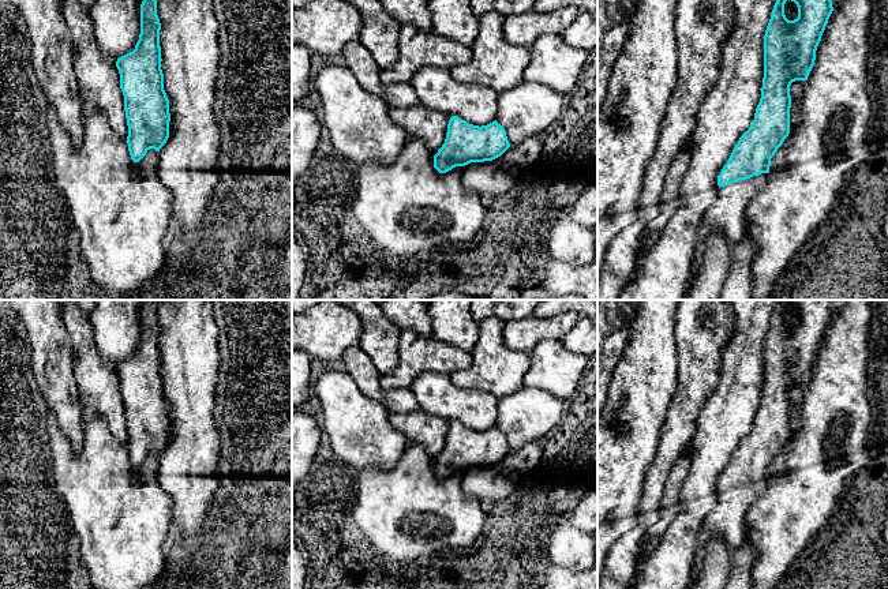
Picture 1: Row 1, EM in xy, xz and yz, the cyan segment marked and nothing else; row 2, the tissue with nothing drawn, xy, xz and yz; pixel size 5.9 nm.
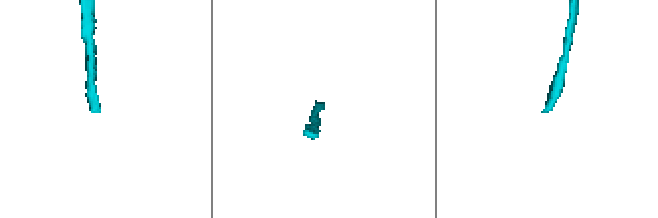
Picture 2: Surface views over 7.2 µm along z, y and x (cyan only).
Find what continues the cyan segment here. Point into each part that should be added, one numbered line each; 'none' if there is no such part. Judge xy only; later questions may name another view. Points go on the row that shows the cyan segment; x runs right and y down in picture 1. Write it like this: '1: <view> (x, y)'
none

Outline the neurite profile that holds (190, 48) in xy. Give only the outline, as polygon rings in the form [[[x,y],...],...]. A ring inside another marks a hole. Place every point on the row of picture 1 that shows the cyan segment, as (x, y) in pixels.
[[[157,0],[161,70],[169,100],[169,138],[158,151],[158,177],[171,191],[171,217],[180,230],[203,232],[211,194],[221,181],[221,130],[214,115],[220,64],[218,23],[213,0]]]

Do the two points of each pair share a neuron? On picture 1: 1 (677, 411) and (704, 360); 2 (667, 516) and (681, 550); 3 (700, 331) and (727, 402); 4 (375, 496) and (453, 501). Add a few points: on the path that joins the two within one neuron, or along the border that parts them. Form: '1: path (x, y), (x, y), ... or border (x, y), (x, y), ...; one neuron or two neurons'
1: path (689, 398), (699, 372); one neuron
2: border (678, 491), (677, 514), (652, 550); two neurons
3: border (724, 348), (719, 383), (703, 408); two neurons
4: path (394, 501), (434, 501); one neuron

